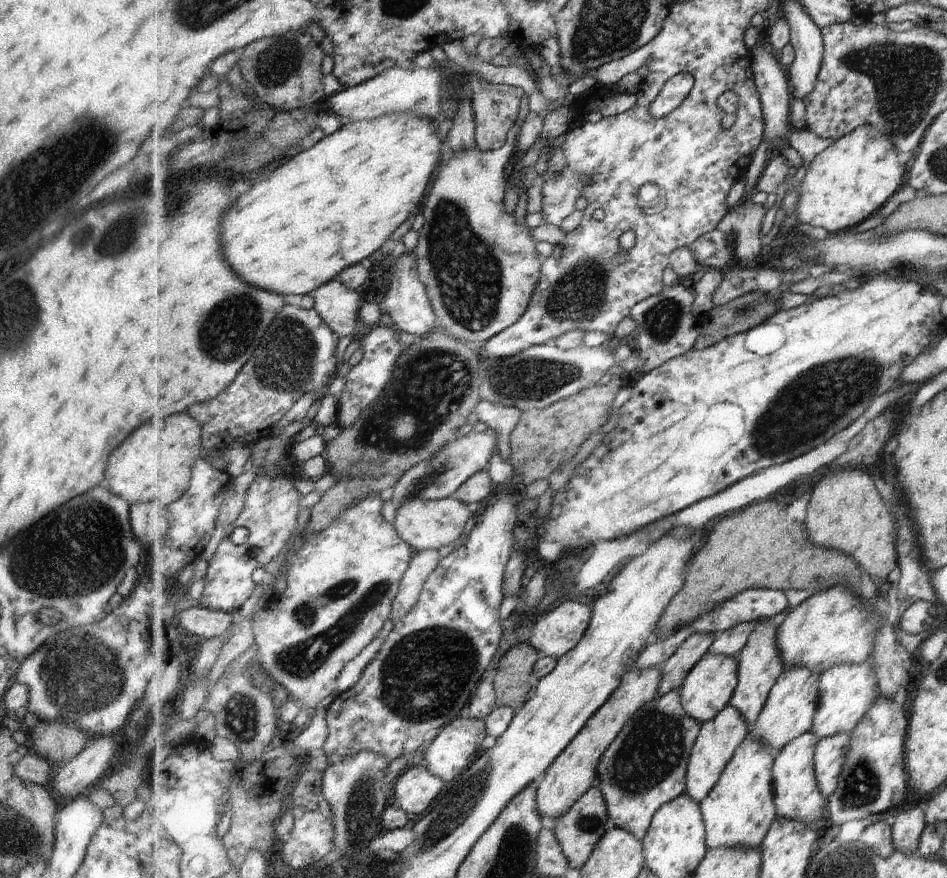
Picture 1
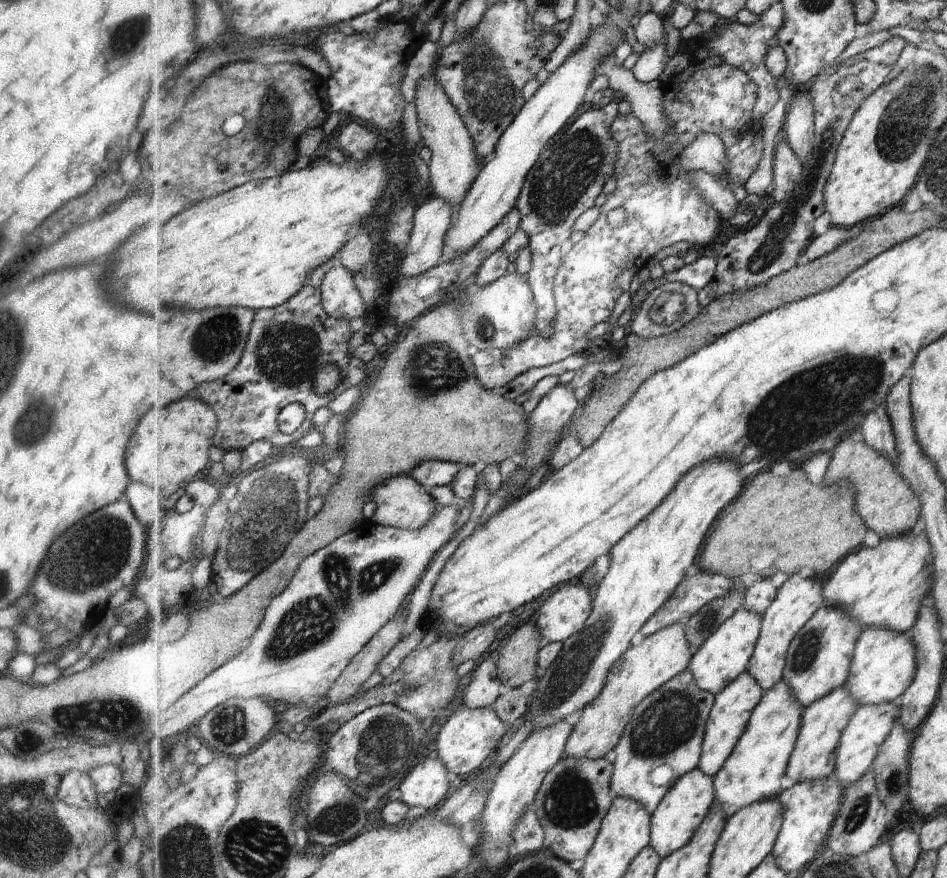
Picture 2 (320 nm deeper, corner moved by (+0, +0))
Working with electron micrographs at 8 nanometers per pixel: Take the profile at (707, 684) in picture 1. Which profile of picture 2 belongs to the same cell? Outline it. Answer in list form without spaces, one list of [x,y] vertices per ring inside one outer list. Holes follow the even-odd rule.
[[[745,608],[730,616],[693,654],[688,669],[694,673],[699,688],[712,692],[715,696],[723,692],[739,675],[750,667],[760,632],[763,617]]]

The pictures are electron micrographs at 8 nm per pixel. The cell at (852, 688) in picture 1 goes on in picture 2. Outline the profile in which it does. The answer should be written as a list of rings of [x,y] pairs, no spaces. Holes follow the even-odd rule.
[[[867,627],[858,638],[847,686],[858,705],[893,703],[907,692],[917,674],[917,651],[910,634],[885,627]]]

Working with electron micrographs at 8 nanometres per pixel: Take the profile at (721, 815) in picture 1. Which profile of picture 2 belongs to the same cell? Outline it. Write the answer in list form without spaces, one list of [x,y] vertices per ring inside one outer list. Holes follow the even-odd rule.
[[[785,679],[770,691],[764,691],[738,746],[714,777],[716,801],[723,805],[728,818],[750,804],[781,796],[788,784],[788,764],[802,730],[803,710],[795,691]]]

